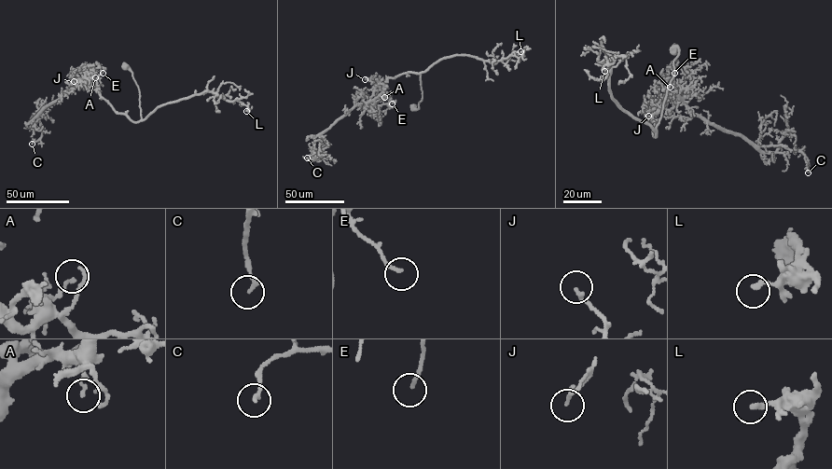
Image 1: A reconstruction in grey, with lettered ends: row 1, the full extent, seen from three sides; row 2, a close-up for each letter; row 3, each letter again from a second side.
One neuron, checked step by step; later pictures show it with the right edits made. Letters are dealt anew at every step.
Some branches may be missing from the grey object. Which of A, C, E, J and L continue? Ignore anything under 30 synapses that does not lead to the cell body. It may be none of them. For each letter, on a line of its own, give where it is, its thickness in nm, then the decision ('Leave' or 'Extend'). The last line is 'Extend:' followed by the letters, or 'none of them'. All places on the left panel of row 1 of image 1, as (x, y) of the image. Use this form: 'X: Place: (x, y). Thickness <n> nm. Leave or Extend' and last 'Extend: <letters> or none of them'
A: Place: (95, 77). Thickness 120 nm. Leave
C: Place: (32, 144). Thickness 180 nm. Leave
E: Place: (103, 73). Thickness 160 nm. Leave
J: Place: (74, 81). Thickness 190 nm. Leave
L: Place: (246, 111). Thickness 200 nm. Leave
Extend: none of them

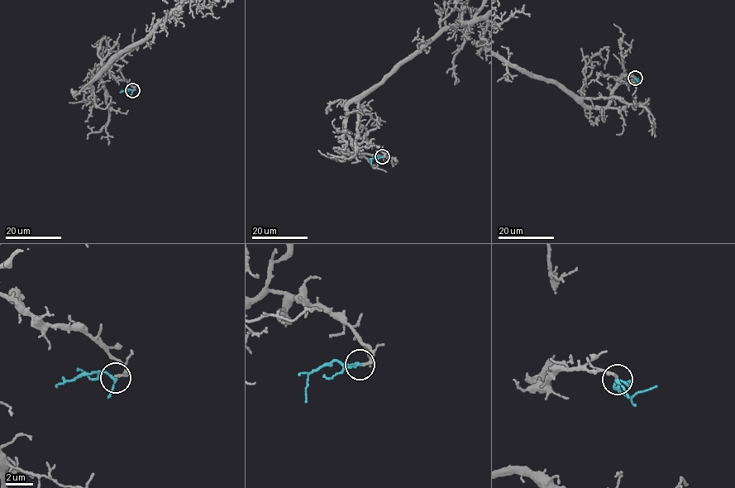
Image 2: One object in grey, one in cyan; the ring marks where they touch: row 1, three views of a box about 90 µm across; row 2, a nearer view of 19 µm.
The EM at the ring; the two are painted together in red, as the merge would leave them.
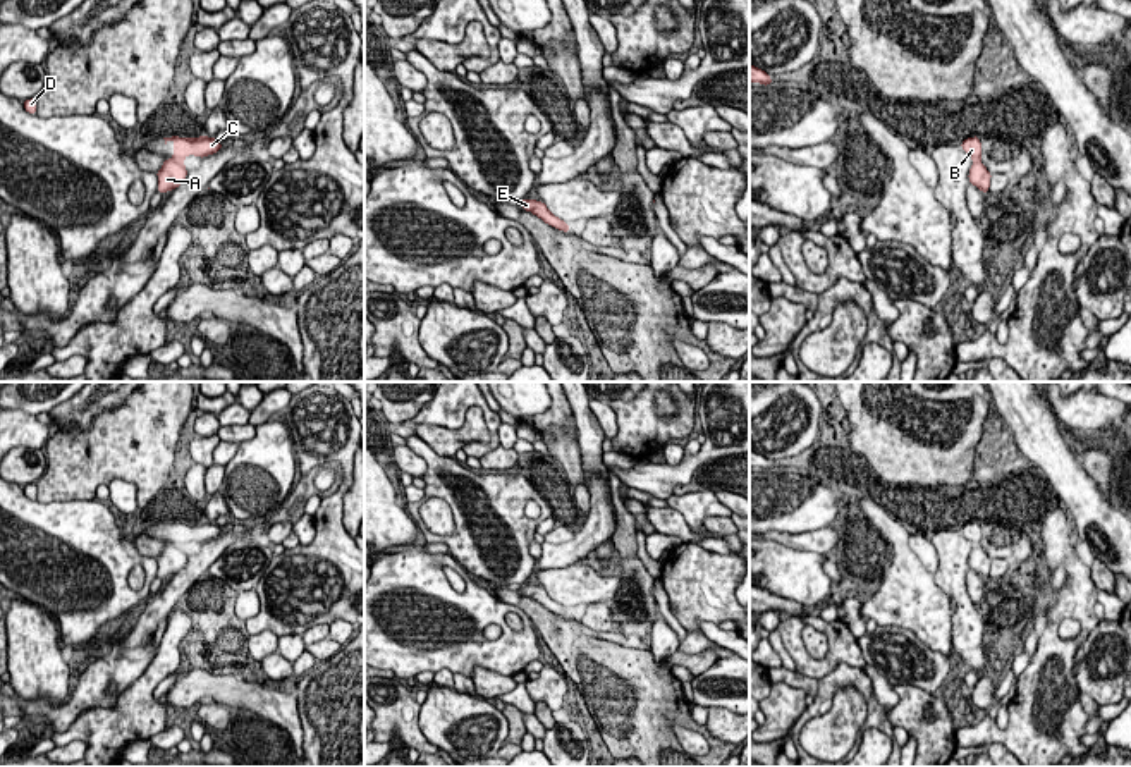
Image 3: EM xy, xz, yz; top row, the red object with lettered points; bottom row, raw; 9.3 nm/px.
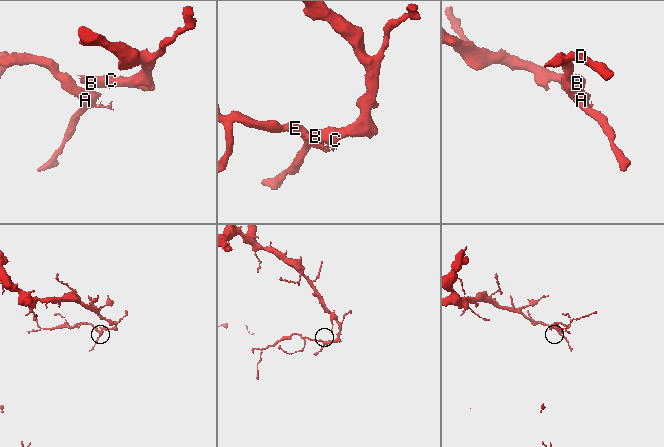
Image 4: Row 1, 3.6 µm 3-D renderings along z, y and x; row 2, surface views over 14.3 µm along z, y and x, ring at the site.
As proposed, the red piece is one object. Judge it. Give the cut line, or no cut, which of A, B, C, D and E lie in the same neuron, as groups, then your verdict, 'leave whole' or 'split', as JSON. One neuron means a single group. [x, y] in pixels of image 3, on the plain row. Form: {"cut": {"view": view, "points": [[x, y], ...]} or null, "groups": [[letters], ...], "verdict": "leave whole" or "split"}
{"cut": {"view": "xy", "points": [[171, 544], [183, 549]]}, "groups": [["A", "D", "E"], ["B", "C"]], "verdict": "split"}

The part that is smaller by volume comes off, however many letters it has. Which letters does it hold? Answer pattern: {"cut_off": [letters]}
{"cut_off": ["A", "D", "E"]}

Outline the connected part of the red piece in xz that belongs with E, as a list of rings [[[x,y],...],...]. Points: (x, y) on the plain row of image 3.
[[[521,585],[521,593],[526,597],[531,597],[533,600],[536,600],[538,604],[541,604],[545,609],[562,616],[562,617],[571,617],[569,609],[566,611],[564,605],[560,605],[559,602],[555,602],[543,586],[536,586],[536,585]]]

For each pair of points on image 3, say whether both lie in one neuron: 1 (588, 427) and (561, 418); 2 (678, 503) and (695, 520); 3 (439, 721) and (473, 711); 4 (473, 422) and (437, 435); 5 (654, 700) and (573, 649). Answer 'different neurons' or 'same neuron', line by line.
1: different neurons
2: same neuron
3: same neuron
4: same neuron
5: same neuron

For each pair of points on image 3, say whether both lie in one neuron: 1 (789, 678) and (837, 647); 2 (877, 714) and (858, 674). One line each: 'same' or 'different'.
1: different
2: same

